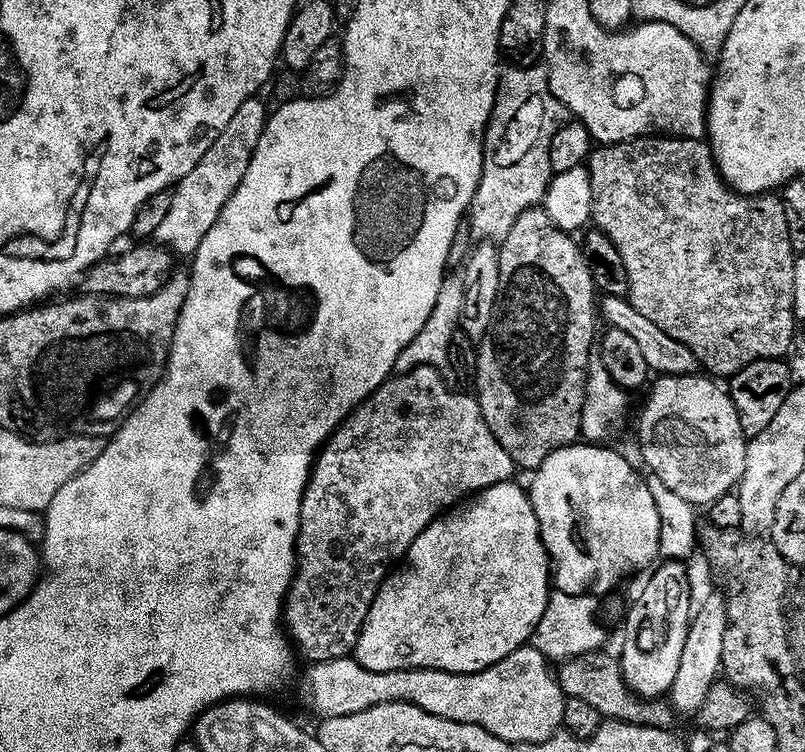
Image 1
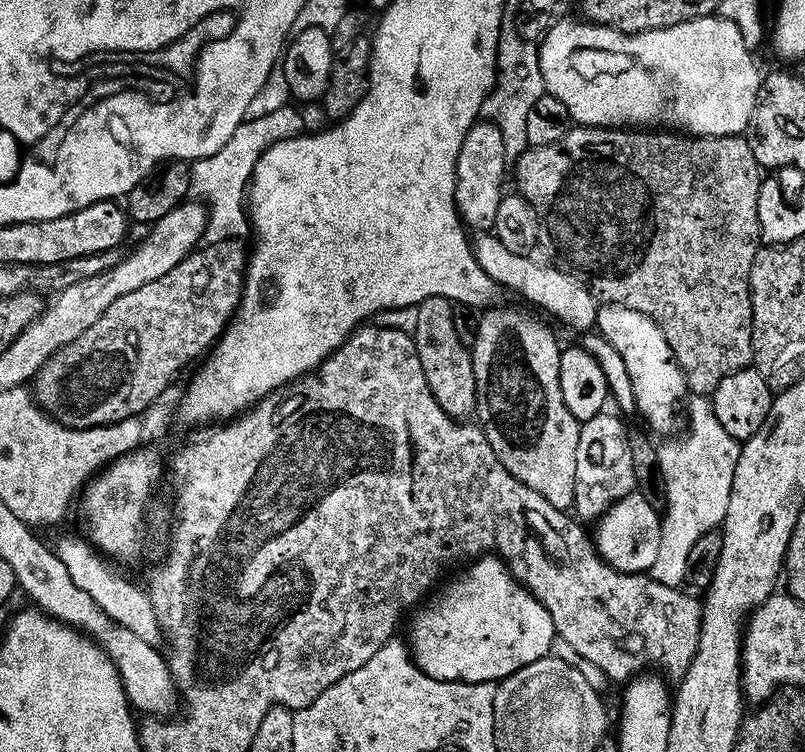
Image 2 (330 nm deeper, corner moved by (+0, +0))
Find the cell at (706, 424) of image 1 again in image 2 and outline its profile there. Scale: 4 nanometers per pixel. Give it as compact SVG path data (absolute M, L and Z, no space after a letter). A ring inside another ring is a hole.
M604 304L596 313L596 328L598 329L599 335L603 336L606 342L610 342L610 346L614 346L614 350L618 350L618 354L622 354L622 362L626 362L626 374L630 374L630 382L634 386L634 398L636 399L636 412L639 415L644 415L644 420L653 428L656 432L668 432L664 434L672 434L677 431L676 423L682 420L682 405L685 403L686 397L689 395L688 383L684 380L684 372L680 369L680 364L676 361L676 355L674 350L670 350L670 342L666 342L666 334L662 334L662 330L658 325L654 323L652 319L646 314L638 314L638 310L630 310L626 306L621 304Z

